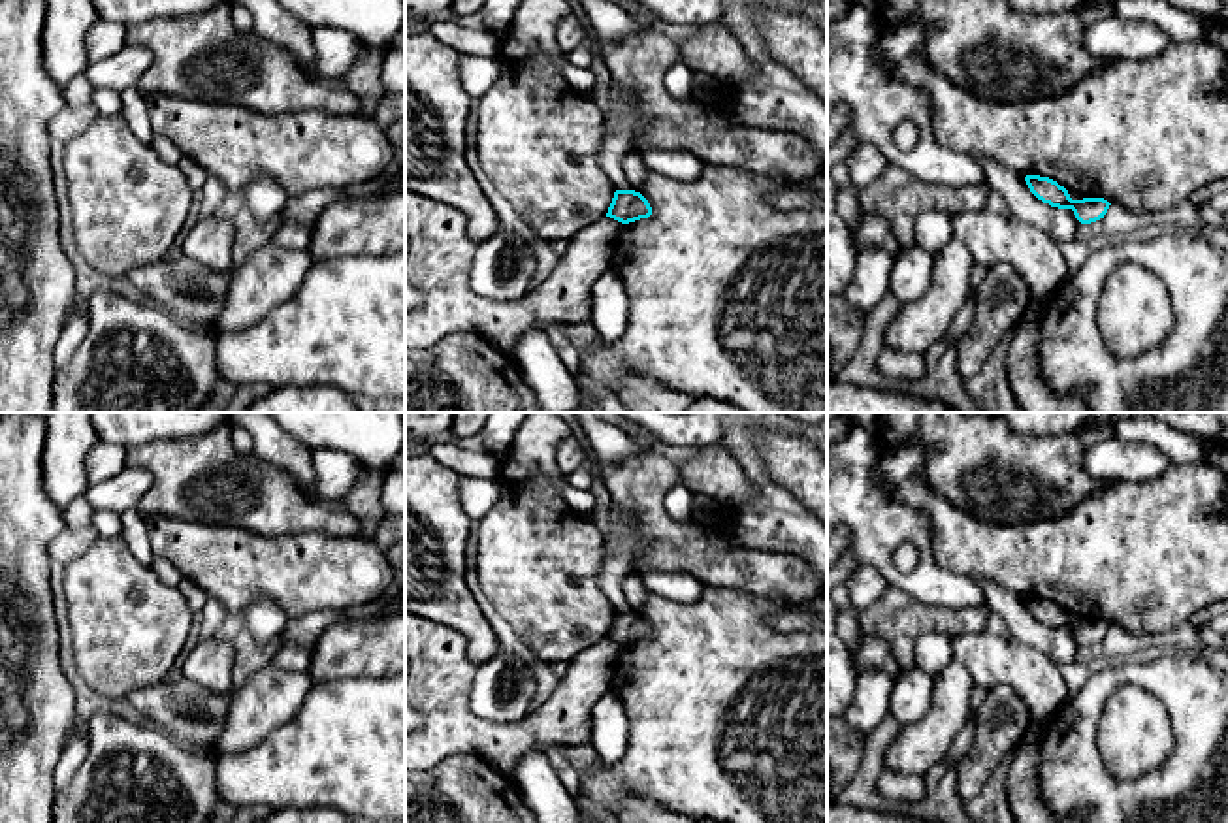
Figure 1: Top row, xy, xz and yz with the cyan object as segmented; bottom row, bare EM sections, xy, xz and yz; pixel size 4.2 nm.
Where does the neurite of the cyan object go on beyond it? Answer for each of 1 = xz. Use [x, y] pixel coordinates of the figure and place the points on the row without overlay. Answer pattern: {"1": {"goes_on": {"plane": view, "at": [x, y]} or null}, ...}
{"1": {"goes_on": null}}

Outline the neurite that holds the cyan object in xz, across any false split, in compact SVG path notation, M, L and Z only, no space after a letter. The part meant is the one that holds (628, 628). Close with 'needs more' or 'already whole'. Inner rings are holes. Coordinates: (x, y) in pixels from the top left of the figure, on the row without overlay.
M616 612L606 635L606 638L622 646L648 640L650 637L652 637L652 629L648 621L635 612Z; already whole

